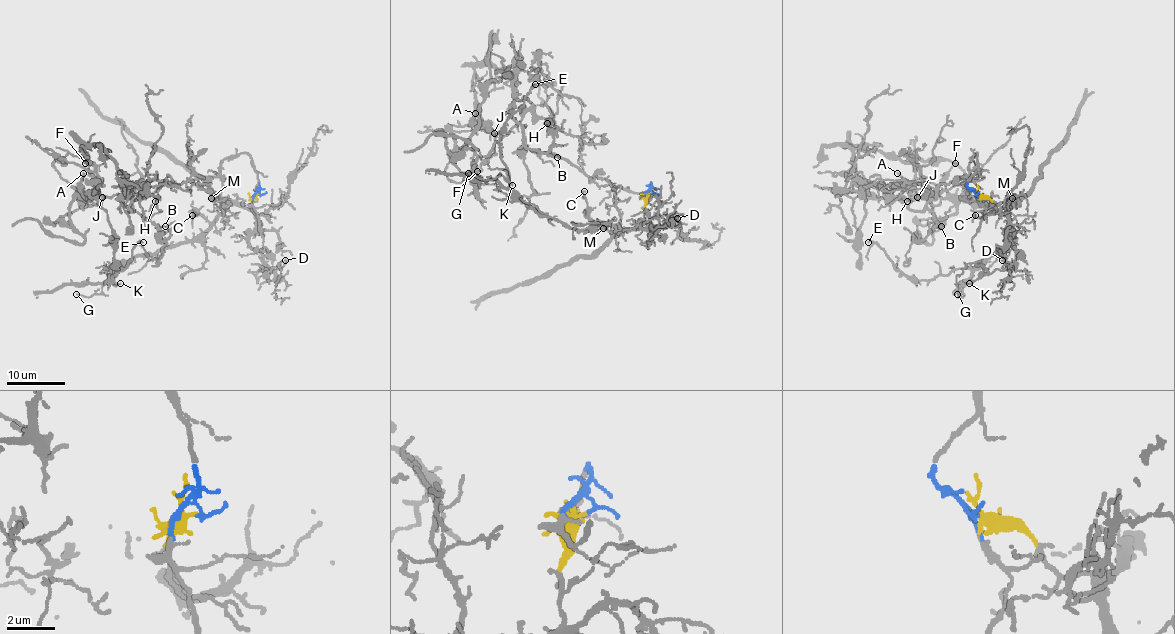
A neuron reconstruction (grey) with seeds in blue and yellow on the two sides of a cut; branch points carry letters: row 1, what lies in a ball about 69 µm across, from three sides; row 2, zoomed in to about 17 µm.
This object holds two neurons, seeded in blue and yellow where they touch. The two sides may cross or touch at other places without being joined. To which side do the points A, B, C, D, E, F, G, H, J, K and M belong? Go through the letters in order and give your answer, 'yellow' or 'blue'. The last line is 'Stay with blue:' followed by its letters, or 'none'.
A: blue
B: blue
C: yellow
D: yellow
E: yellow
F: blue
G: yellow
H: blue
J: blue
K: yellow
M: yellow
Stay with blue: A, B, F, H, J

